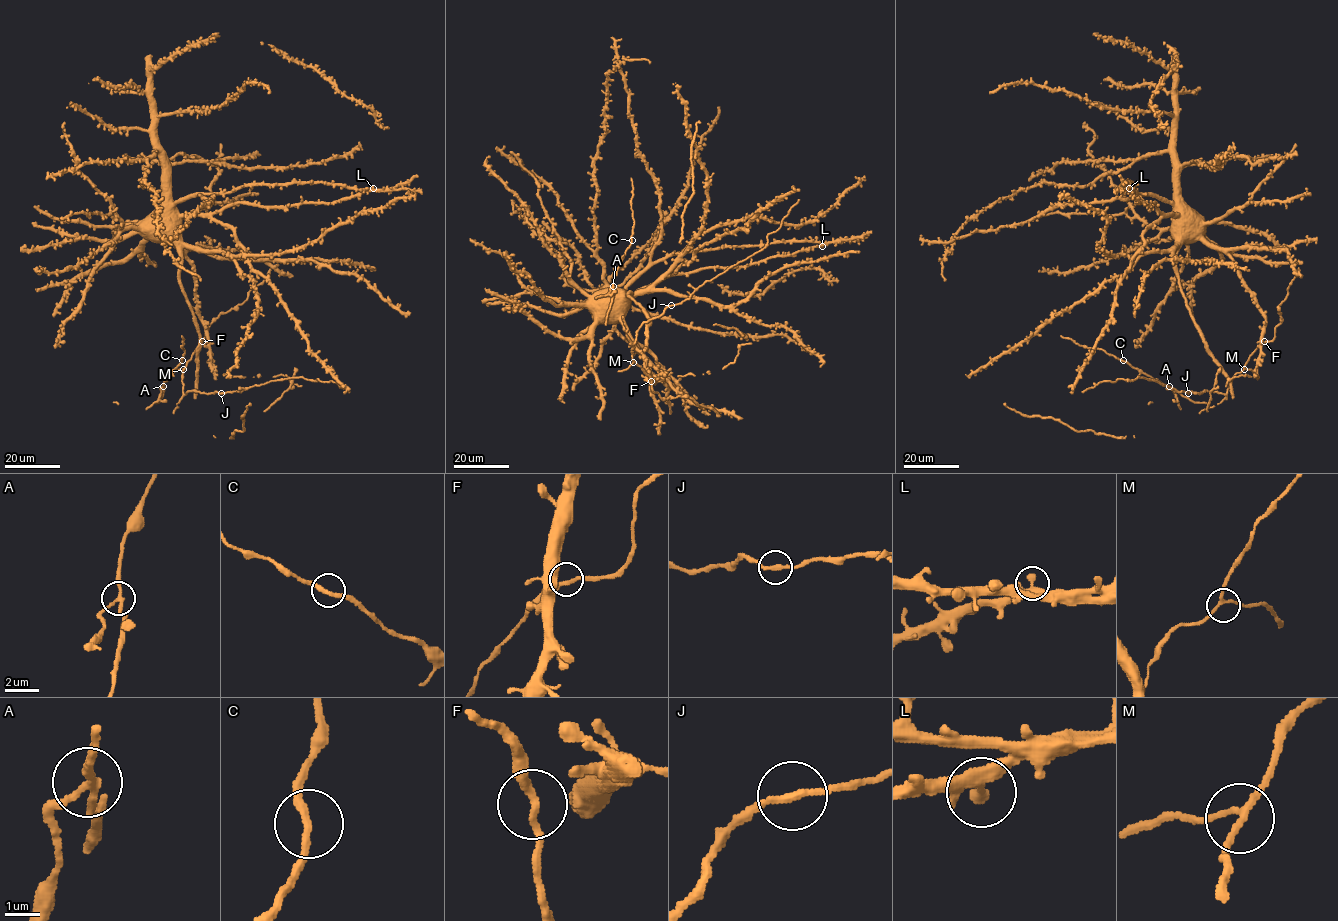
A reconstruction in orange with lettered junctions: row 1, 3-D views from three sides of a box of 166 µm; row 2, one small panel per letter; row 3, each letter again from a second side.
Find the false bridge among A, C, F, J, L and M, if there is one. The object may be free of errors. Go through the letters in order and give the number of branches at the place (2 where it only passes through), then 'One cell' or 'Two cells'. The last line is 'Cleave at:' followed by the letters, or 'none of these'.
A: Branches: 3. Two cells
C: Branches: 2. One cell
F: Branches: 3. One cell
J: Branches: 2. One cell
L: Branches: 3. One cell
M: Branches: 3. One cell
Cleave at: A

